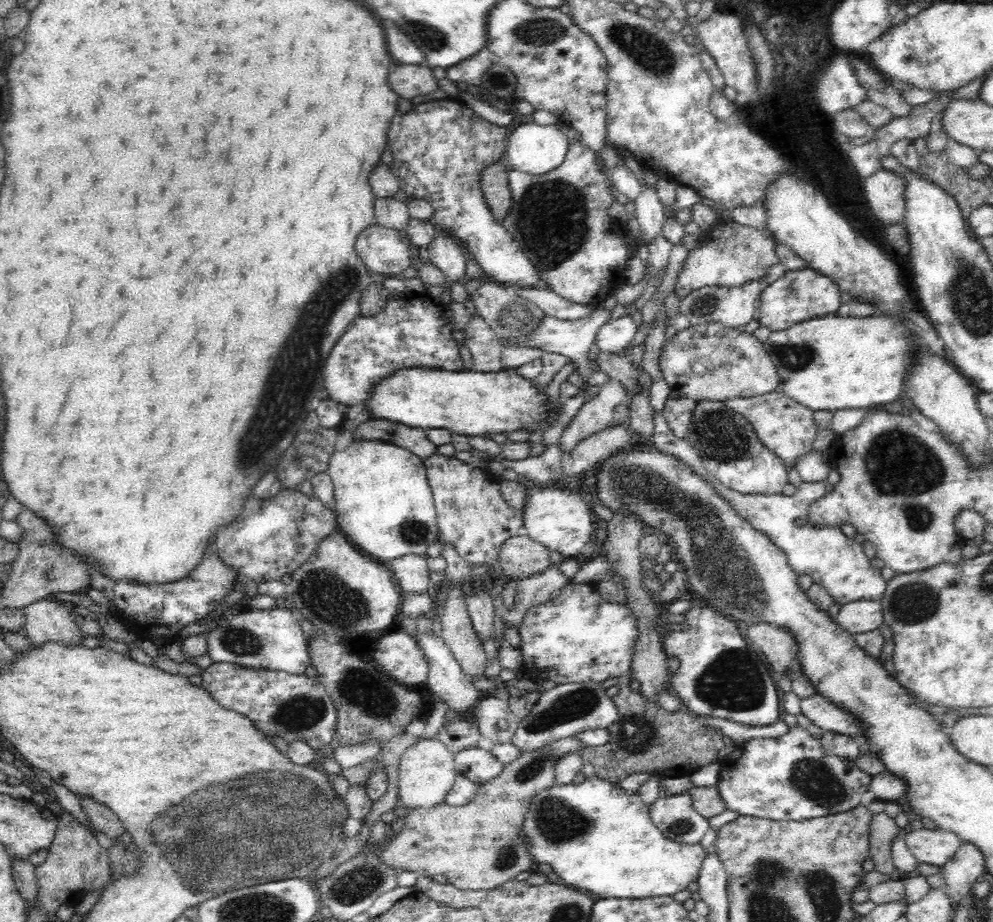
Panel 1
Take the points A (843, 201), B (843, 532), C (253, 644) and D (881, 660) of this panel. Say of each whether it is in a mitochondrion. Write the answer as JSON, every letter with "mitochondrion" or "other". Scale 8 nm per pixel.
{"A":"other","B":"other","C":"mitochondrion","D":"other"}

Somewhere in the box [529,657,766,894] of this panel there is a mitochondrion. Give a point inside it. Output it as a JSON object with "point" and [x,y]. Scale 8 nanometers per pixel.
{"point":[557,822]}

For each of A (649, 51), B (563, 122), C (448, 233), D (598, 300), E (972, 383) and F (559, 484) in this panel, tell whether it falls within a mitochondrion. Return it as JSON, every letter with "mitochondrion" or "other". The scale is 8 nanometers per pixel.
{"A":"mitochondrion","B":"other","C":"other","D":"other","E":"other","F":"other"}

